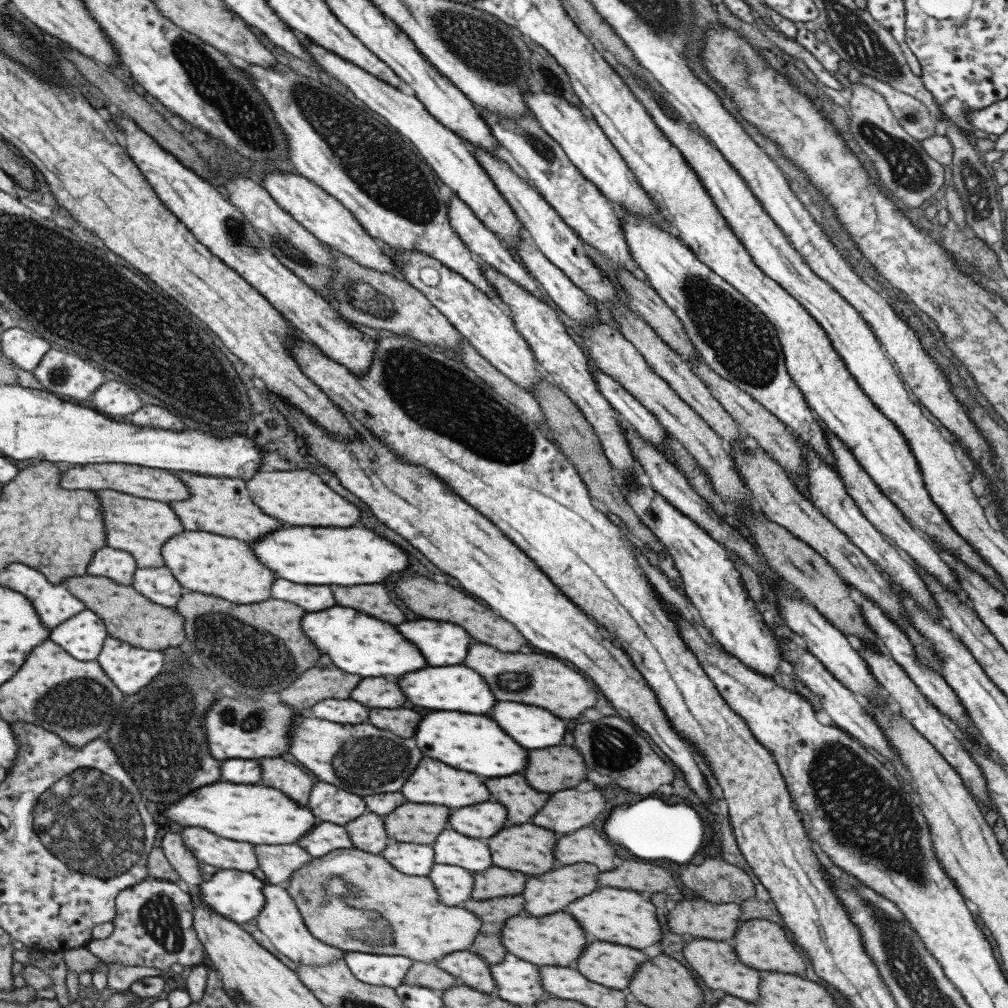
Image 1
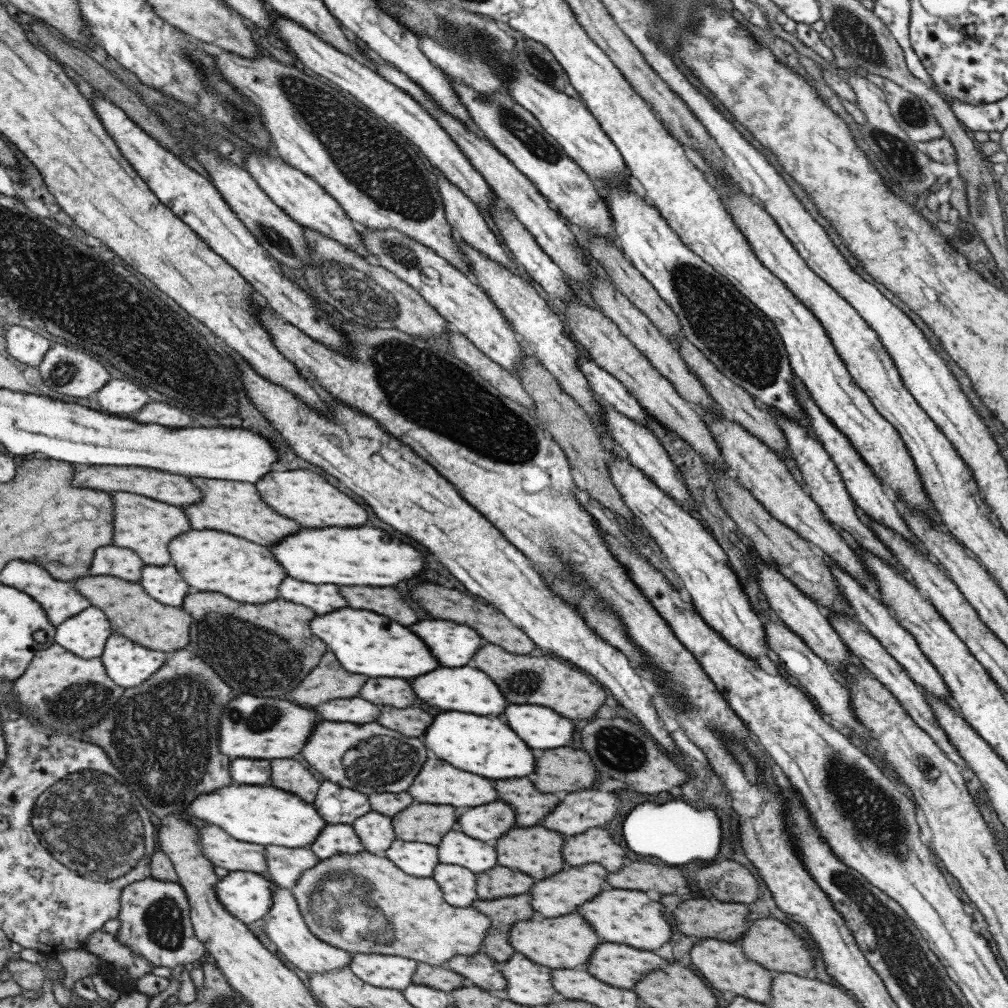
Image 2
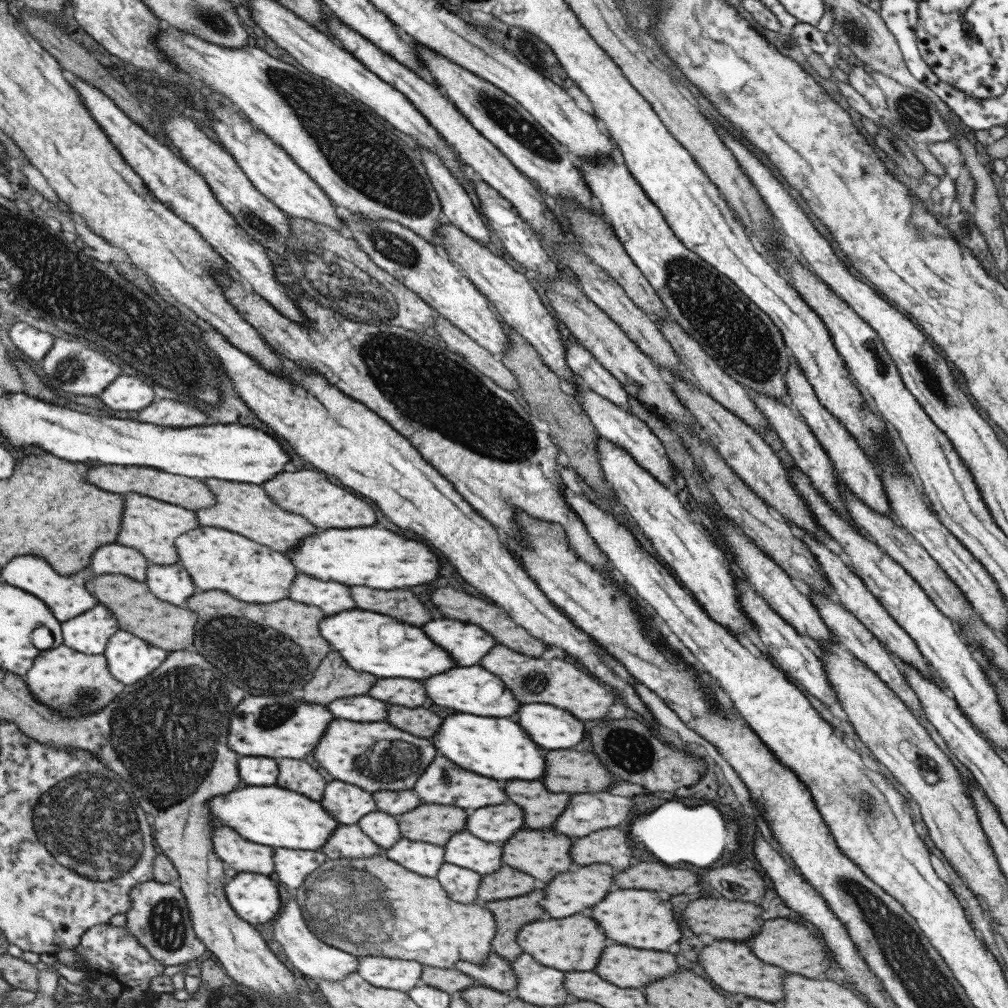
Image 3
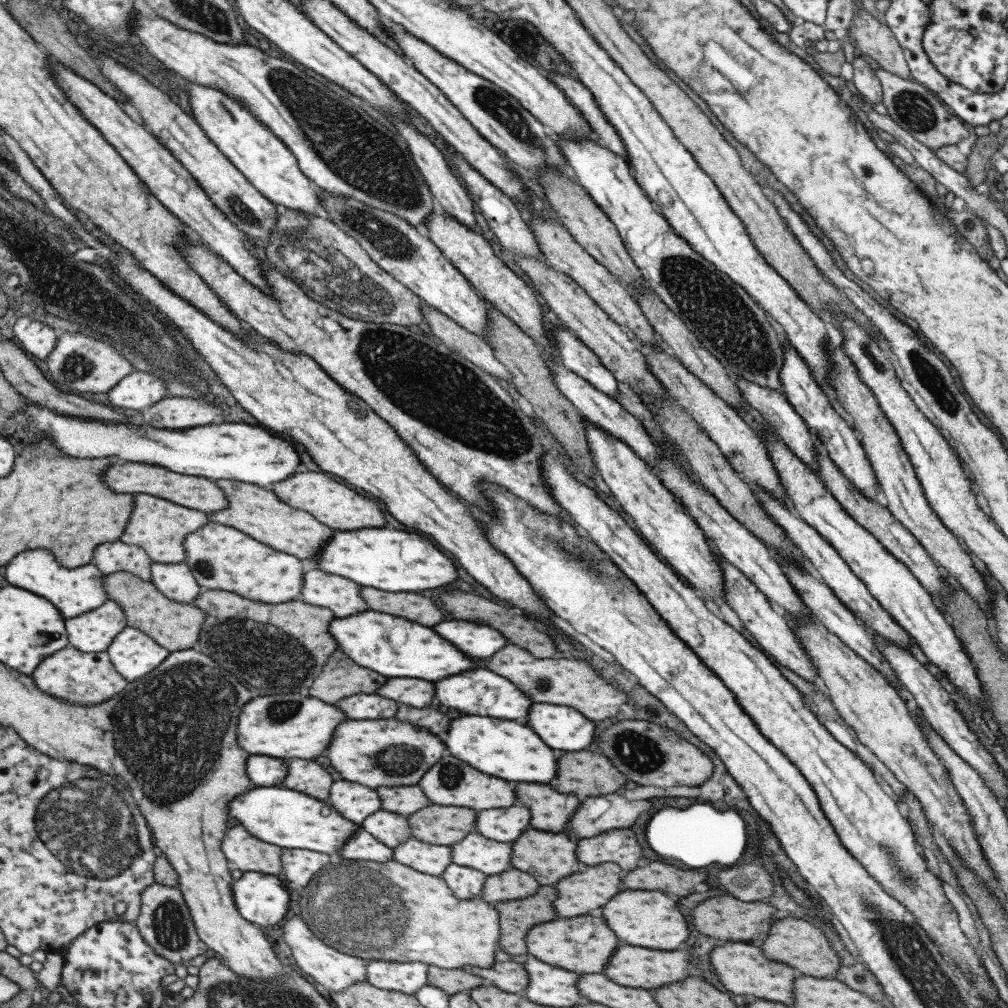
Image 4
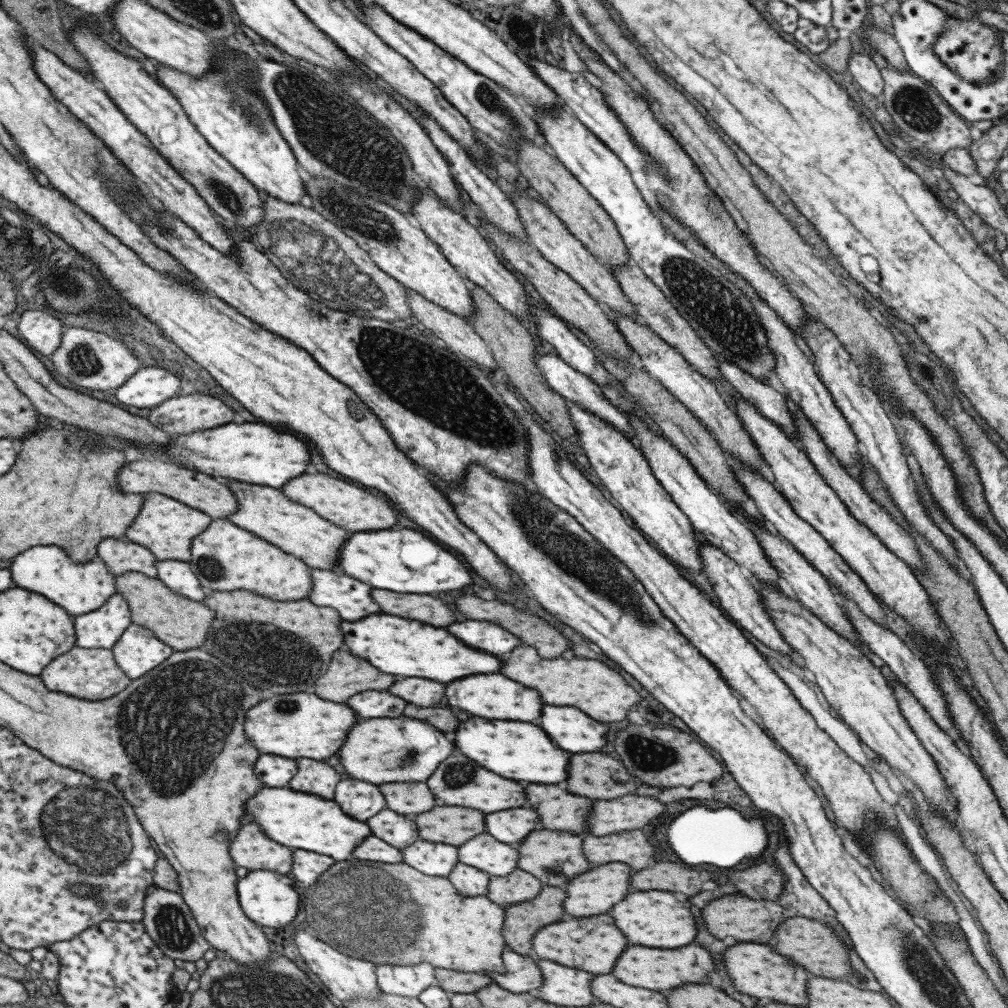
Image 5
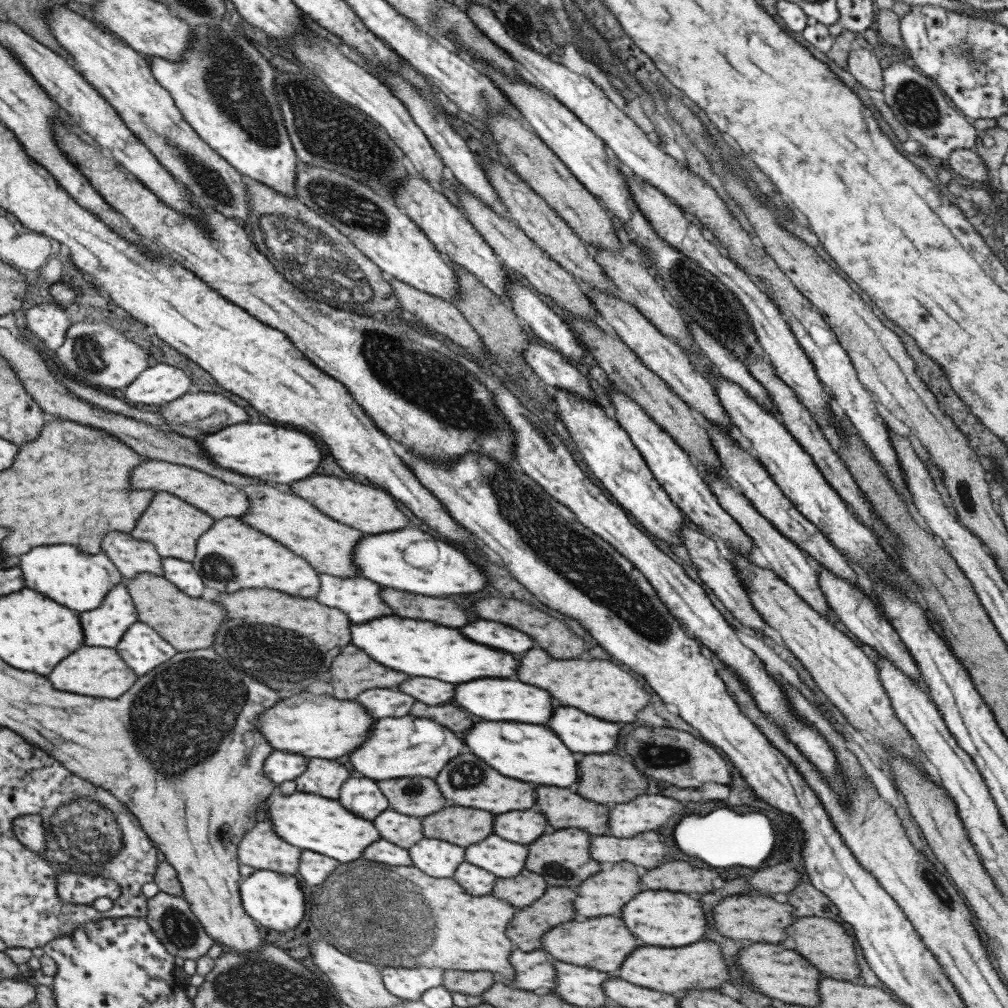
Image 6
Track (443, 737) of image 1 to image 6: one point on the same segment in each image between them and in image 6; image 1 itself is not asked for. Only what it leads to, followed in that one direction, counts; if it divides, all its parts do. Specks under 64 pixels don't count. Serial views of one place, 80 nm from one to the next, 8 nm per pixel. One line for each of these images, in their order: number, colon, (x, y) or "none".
2: (484, 746)
3: (499, 749)
4: (503, 748)
5: (517, 750)
6: (528, 752)

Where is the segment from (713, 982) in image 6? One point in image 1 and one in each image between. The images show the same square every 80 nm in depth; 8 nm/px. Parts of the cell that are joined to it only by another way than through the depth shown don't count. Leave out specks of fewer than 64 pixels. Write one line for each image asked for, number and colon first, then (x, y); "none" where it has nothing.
1: (607, 965)
2: (616, 965)
3: (624, 967)
4: (632, 967)
5: (660, 970)

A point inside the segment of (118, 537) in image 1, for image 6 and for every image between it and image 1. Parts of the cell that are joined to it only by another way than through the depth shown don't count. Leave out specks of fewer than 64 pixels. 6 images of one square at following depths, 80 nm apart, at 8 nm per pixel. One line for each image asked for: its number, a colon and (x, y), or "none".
2: (145, 526)
3: (150, 526)
4: (158, 526)
5: (166, 527)
6: (172, 526)

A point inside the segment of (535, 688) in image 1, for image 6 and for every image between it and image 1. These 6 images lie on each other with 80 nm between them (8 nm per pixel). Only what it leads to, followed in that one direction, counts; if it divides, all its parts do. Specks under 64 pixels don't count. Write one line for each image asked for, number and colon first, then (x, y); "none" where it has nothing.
2: (545, 681)
3: (555, 682)
4: (568, 682)
5: (587, 684)
6: (599, 688)

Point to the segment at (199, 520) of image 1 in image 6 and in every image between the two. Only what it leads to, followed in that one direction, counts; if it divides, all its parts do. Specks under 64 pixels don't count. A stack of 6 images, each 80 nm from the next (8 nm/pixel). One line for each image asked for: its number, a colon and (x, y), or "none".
2: (236, 508)
3: (246, 509)
4: (256, 511)
5: (266, 512)
6: (327, 545)

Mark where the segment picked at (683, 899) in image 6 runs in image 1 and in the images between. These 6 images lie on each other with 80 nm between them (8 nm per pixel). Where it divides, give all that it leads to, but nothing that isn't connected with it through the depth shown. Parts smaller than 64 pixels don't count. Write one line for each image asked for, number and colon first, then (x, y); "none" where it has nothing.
1: (618, 916)
2: (628, 917)
3: (638, 918)
4: (649, 919)
5: (653, 918)

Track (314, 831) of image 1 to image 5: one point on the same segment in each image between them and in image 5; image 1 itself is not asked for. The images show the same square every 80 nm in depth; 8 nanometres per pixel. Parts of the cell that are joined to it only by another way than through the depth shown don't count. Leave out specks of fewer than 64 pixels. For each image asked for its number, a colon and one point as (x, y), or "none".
2: (334, 839)
3: (346, 841)
4: (360, 846)
5: (373, 849)

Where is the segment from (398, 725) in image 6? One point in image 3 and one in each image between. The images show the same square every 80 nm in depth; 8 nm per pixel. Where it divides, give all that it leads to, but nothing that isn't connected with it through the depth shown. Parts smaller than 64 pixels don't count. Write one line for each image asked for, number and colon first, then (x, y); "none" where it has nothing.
3: (374, 757)
4: (359, 751)
5: (388, 750)

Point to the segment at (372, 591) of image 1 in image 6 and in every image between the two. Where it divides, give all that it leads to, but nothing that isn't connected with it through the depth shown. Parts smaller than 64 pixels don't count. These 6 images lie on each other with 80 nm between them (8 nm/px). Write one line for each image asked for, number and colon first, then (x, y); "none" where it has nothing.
2: (387, 601)
3: (401, 604)
4: (412, 606)
5: (425, 609)
6: (419, 607)

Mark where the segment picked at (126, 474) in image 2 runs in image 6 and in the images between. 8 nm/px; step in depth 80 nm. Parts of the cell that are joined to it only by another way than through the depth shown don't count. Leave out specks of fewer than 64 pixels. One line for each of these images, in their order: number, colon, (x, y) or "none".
3: (190, 493)
4: (194, 492)
5: (213, 497)
6: (212, 496)

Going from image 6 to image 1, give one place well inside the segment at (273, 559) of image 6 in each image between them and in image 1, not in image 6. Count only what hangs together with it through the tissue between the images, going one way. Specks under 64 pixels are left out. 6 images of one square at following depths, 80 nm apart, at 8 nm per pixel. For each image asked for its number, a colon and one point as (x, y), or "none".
1: (205, 562)
2: (212, 561)
3: (216, 559)
4: (220, 558)
5: (224, 557)

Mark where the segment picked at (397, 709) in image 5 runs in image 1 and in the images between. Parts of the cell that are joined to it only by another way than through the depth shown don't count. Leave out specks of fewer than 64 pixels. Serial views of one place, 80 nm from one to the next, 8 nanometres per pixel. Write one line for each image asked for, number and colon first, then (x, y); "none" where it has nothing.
1: (340, 711)
2: (356, 710)
3: (359, 708)
4: (359, 707)

